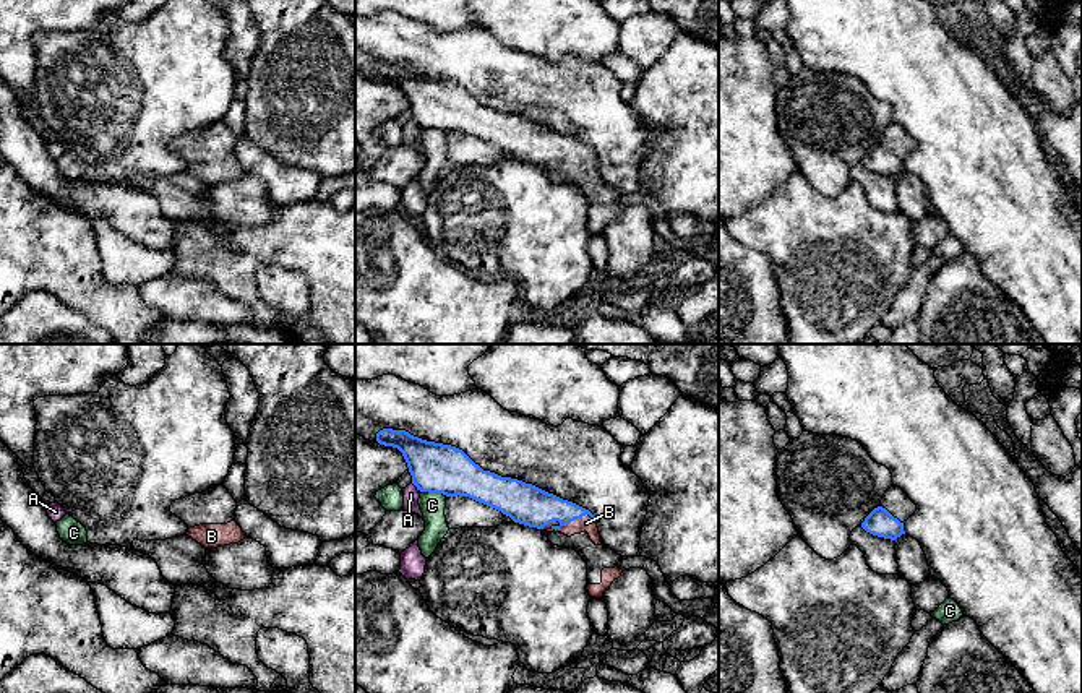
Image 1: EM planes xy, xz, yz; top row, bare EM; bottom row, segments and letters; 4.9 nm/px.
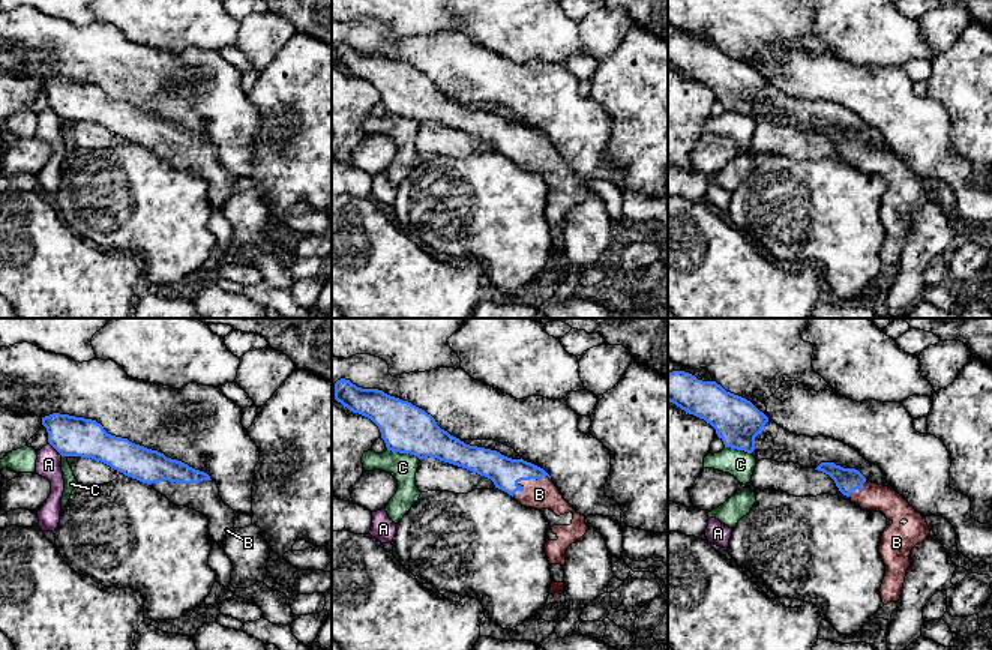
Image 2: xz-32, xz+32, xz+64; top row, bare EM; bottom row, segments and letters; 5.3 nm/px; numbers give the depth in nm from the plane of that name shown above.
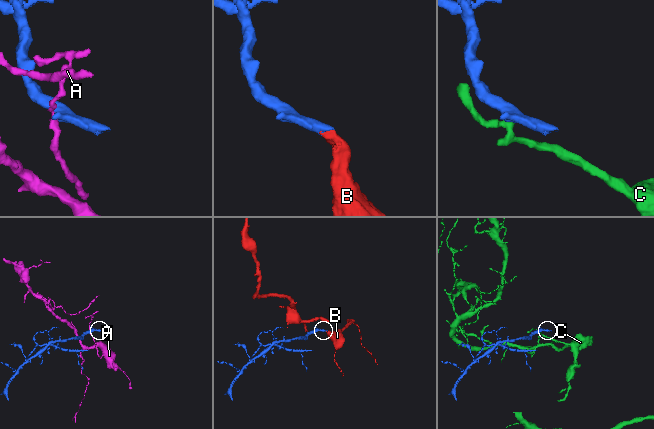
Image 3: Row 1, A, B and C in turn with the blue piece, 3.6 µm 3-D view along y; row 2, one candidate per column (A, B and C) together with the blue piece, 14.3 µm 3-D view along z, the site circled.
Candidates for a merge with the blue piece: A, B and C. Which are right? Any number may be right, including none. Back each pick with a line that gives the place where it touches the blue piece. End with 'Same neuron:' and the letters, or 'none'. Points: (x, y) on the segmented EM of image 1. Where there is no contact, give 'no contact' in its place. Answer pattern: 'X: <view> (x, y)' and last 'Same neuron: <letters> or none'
B: xz (566, 525)
Same neuron: B

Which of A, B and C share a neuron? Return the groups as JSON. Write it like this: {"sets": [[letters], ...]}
{"sets": [["A"], ["B"], ["C"]]}

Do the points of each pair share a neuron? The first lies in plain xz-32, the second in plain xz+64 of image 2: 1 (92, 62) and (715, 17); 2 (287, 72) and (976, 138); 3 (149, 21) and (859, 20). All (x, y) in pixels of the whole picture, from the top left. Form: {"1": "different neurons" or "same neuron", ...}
{"1": "different neurons", "2": "same neuron", "3": "same neuron"}

